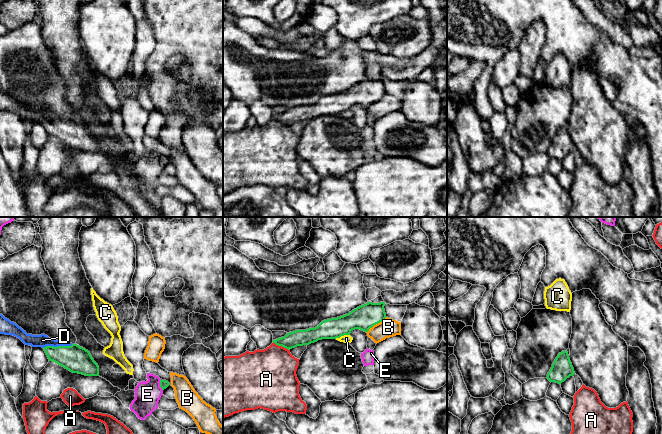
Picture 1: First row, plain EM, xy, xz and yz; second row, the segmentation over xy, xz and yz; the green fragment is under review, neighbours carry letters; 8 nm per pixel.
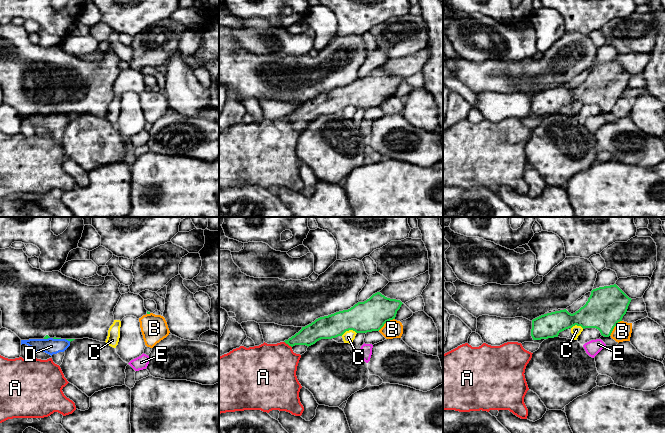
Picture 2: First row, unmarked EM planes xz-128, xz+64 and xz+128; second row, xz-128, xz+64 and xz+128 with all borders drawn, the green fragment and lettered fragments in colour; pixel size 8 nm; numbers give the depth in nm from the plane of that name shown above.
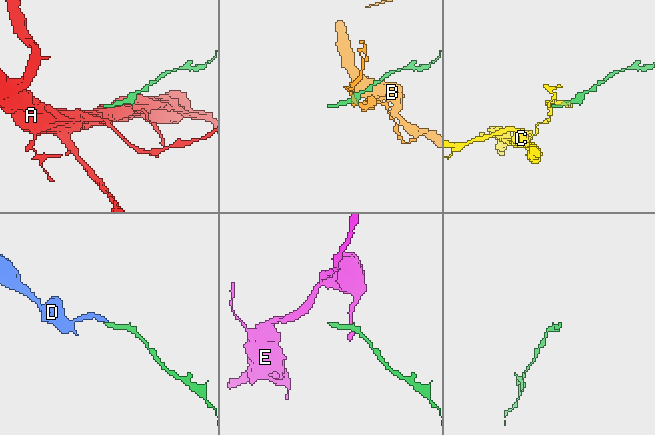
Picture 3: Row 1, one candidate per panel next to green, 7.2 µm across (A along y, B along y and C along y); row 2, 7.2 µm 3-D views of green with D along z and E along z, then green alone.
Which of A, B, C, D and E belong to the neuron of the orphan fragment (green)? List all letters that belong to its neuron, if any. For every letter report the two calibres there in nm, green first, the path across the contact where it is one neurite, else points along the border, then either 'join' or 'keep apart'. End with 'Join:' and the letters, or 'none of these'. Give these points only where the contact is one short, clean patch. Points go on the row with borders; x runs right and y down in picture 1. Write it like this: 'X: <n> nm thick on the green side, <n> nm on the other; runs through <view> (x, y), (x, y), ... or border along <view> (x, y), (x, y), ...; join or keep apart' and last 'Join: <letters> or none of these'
A: 130 nm thick on the green side, 420 nm on the other; border along xz (273, 342), (289, 350); keep apart
B: 200 nm thick on the green side, 150 nm on the other; border along xz (386, 317), (374, 324), (366, 332); keep apart
C: 200 nm thick on the green side, 60 nm on the other; border along xz (349, 334), (335, 338); keep apart
D: 220 nm thick on the green side, 100 nm on the other; runs through xy (76, 359), (65, 354), (57, 346), (50, 346), (42, 340); join
E: 70 nm thick on the green side, 200 nm on the other; border along xy (160, 379), (162, 390); keep apart
Join: D

